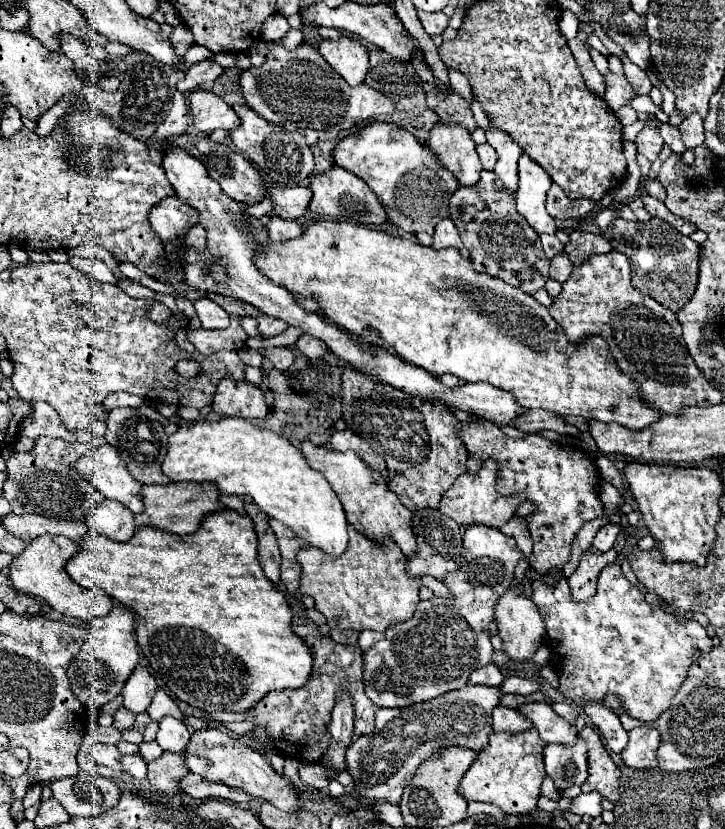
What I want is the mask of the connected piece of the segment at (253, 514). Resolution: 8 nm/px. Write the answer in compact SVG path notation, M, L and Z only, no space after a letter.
M244 503L246 513L254 521L254 529L258 533L258 561L272 583L280 581L280 549L276 537L268 525L268 515L256 503Z

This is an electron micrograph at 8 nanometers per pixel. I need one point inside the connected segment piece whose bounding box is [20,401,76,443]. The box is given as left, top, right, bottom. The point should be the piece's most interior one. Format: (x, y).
(43, 420)

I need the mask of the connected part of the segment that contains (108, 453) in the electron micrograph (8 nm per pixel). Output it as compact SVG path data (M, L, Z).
M102 445L88 451L84 457L72 463L72 469L94 483L106 499L114 499L128 507L132 513L142 513L140 483L130 477L124 461L112 445Z

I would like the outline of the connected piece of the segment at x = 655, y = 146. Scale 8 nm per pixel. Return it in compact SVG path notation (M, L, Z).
M646 127L636 137L638 153L642 153L648 161L656 161L658 159L658 153L662 151L662 145L664 145L664 139L658 133L656 127Z

